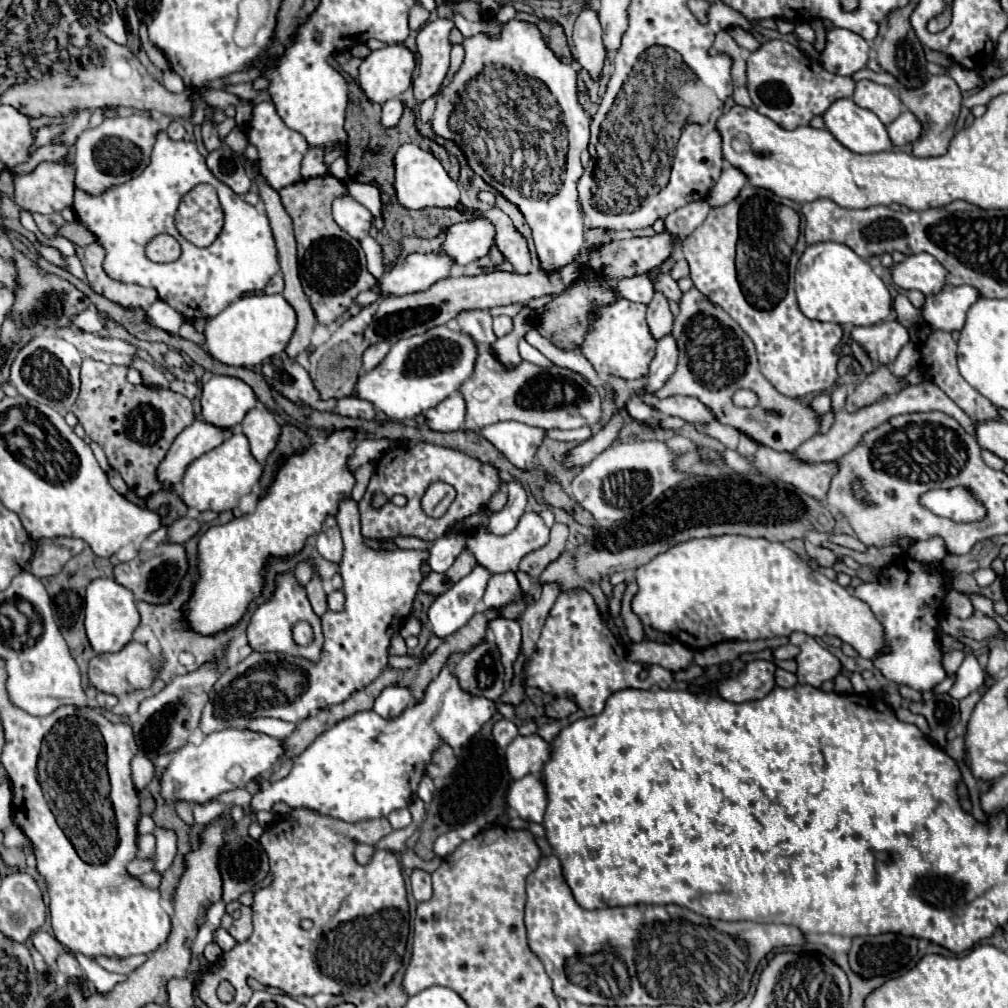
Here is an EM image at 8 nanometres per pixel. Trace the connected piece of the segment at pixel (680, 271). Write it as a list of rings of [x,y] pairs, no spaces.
[[[677,252],[677,262],[675,266],[671,268],[671,274],[669,274],[673,280],[681,280],[681,278],[687,278],[689,276],[689,264],[687,260],[681,256],[681,252]]]

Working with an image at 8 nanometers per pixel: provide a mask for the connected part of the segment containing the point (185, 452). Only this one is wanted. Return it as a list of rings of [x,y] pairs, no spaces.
[[[195,420],[191,426],[187,426],[171,444],[165,460],[157,468],[157,480],[163,490],[173,490],[181,476],[185,474],[185,468],[203,456],[205,452],[219,446],[223,440],[231,436],[229,430],[215,428],[203,420]]]

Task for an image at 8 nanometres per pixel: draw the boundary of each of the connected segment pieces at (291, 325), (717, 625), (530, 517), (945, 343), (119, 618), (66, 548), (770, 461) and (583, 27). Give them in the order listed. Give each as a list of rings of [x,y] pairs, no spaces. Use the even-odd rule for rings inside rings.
[[[249,294],[229,304],[221,314],[207,322],[203,334],[207,350],[213,358],[229,366],[259,366],[267,358],[281,354],[289,344],[297,326],[297,314],[293,306],[281,294]]]
[[[719,536],[689,540],[655,556],[649,564],[635,570],[639,592],[633,598],[633,612],[643,624],[661,632],[673,634],[691,650],[701,650],[723,640],[759,640],[773,636],[789,636],[791,632],[805,632],[813,638],[825,634],[837,636],[851,644],[861,658],[875,660],[885,652],[885,630],[881,622],[869,612],[863,600],[857,600],[849,590],[833,580],[827,580],[817,568],[809,566],[795,552],[781,542],[747,536]]]
[[[525,512],[521,516],[521,520],[517,522],[517,528],[505,536],[495,536],[495,534],[487,534],[485,530],[477,530],[477,532],[471,532],[467,536],[467,546],[469,550],[475,554],[477,562],[483,564],[485,568],[489,568],[493,574],[501,574],[501,572],[517,572],[517,566],[519,566],[519,560],[545,546],[549,542],[549,528],[545,526],[543,518],[535,512]]]
[[[933,330],[931,338],[919,346],[919,352],[921,352],[921,358],[923,358],[923,364],[935,364],[935,374],[931,374],[931,380],[971,418],[971,420],[991,420],[991,418],[999,418],[997,416],[997,410],[993,408],[993,404],[983,398],[973,386],[969,386],[965,382],[965,378],[959,374],[957,370],[957,358],[955,358],[955,350],[957,350],[957,344],[955,340],[951,338],[949,332],[941,332],[941,330]]]
[[[97,578],[87,586],[87,604],[85,604],[85,630],[91,642],[91,648],[97,654],[119,652],[125,644],[131,642],[133,632],[139,624],[139,612],[135,606],[133,594],[117,584],[111,578]]]
[[[41,538],[37,540],[35,554],[31,558],[29,572],[37,578],[55,576],[61,572],[65,562],[79,554],[85,548],[85,542],[79,538]]]
[[[759,446],[753,466],[757,466],[763,474],[771,478],[779,478],[801,488],[805,494],[813,496],[815,500],[825,502],[829,492],[829,482],[837,472],[835,462],[825,464],[803,464],[795,456],[787,452],[775,452],[767,446]]]
[[[583,8],[573,26],[573,56],[591,80],[597,80],[601,76],[601,68],[605,62],[601,34],[603,32],[597,14],[589,8]]]

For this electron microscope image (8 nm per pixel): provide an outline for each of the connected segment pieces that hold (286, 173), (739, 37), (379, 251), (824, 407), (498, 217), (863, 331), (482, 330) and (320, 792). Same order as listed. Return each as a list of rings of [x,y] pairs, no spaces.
[[[261,102],[261,104],[253,106],[253,116],[247,122],[245,132],[249,136],[249,142],[255,144],[259,150],[259,162],[257,164],[259,164],[259,170],[263,172],[265,180],[271,184],[271,188],[281,190],[283,186],[289,186],[289,184],[303,180],[301,160],[303,160],[305,152],[309,150],[309,144],[305,142],[305,138],[299,132],[289,130],[285,126],[285,122],[279,118],[279,114],[271,102]]]
[[[733,26],[733,28],[729,28],[727,30],[731,36],[733,36],[733,40],[741,46],[741,48],[745,48],[745,50],[749,50],[749,52],[753,52],[753,50],[757,50],[761,44],[755,40],[755,36],[753,34],[749,34],[747,30],[743,30],[743,28],[737,28],[737,26]]]
[[[367,236],[367,238],[361,240],[361,248],[367,254],[367,270],[375,278],[377,276],[383,276],[385,274],[385,264],[383,264],[383,248],[381,248],[381,244],[375,238]]]
[[[817,394],[815,398],[811,402],[811,407],[813,410],[815,410],[815,413],[817,416],[819,416],[819,419],[831,408],[831,398],[829,397],[829,394]]]
[[[491,208],[491,210],[485,210],[485,212],[483,210],[473,210],[473,214],[483,214],[485,218],[489,218],[495,224],[495,230],[497,230],[495,244],[501,250],[501,254],[515,266],[515,270],[519,274],[533,272],[529,250],[527,250],[527,242],[513,228],[511,220],[499,208]]]
[[[887,320],[869,328],[853,328],[851,336],[865,348],[865,352],[877,366],[893,364],[903,344],[909,342],[907,328],[897,320]]]
[[[487,310],[461,312],[461,316],[455,316],[455,320],[463,332],[481,344],[493,344],[497,340],[491,328],[491,314]]]
[[[451,654],[437,678],[425,688],[425,696],[399,716],[385,720],[373,710],[367,710],[337,722],[293,758],[293,768],[283,780],[257,790],[249,810],[233,804],[227,816],[237,822],[259,810],[269,812],[275,802],[285,802],[291,808],[309,808],[321,816],[355,824],[361,820],[387,818],[389,812],[407,808],[437,748],[441,748],[441,744],[463,748],[495,714],[495,702],[485,696],[469,696],[469,692],[459,686],[457,676],[453,676],[457,658],[459,654]]]

